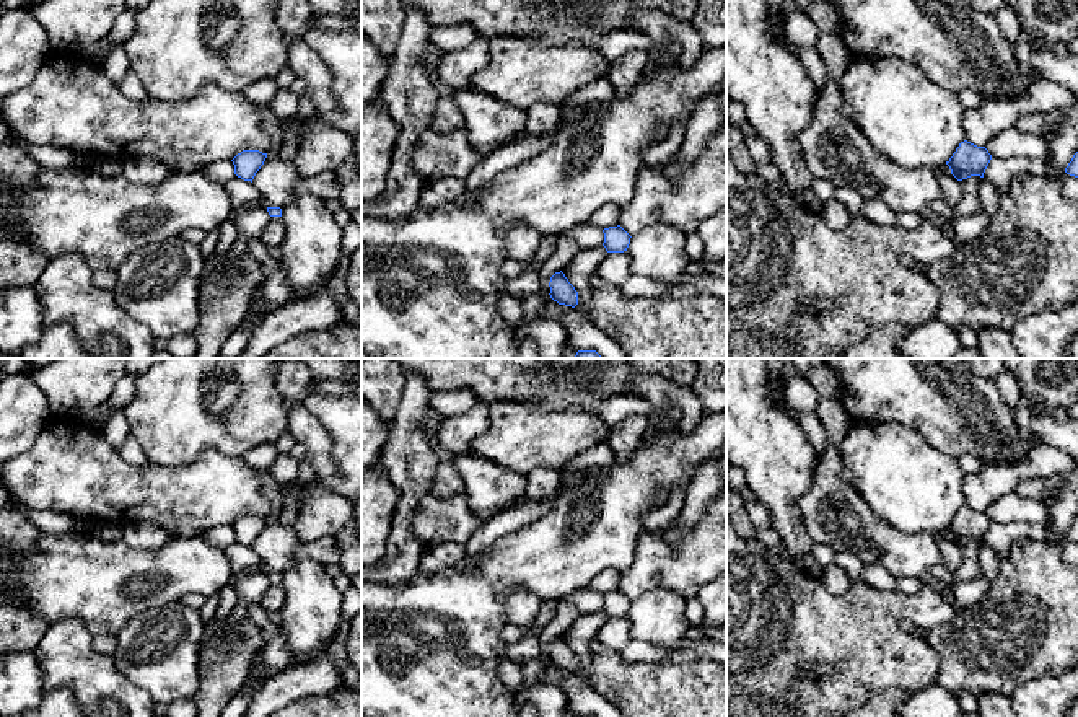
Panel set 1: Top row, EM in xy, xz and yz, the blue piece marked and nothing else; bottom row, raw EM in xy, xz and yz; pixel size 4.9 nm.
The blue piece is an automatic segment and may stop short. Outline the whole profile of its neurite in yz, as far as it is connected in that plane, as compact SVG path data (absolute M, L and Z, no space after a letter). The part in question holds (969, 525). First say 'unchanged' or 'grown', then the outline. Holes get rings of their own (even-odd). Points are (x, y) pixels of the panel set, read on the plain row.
unchanged; M967 505L961 507L953 521L946 526L951 539L957 544L967 544L971 541L984 543L984 538L992 525L992 520L985 512L977 512Z

